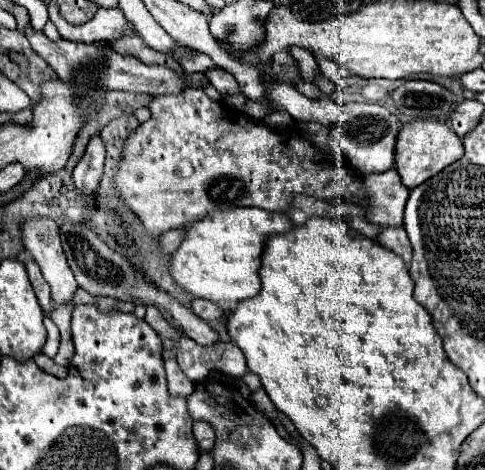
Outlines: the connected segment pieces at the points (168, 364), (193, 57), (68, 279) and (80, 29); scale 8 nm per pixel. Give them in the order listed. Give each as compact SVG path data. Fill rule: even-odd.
M167 358L165 360L165 370L167 370L167 382L169 382L169 392L173 396L189 396L191 392L195 392L195 384L191 380L187 380L187 376L183 374L183 370L179 368L175 358Z
M189 52L189 56L181 56L177 60L187 72L205 72L207 68L215 68L215 62L201 52Z
M31 216L25 222L21 222L21 240L23 240L25 250L31 254L31 258L39 264L39 268L43 272L43 278L51 286L53 308L63 304L63 302L69 302L73 292L75 292L75 288L77 288L77 282L75 282L73 272L67 266L67 260L65 260L65 254L63 254L63 248L61 248L59 226L51 218L35 218L35 216Z
M53 1L46 3L49 19L54 23L61 37L66 40L83 43L103 42L115 38L137 36L135 26L125 18L123 10L97 6L95 18L83 26L72 26L61 16L57 4Z

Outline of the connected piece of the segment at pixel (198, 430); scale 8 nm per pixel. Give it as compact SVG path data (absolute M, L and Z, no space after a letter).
M195 422L193 424L193 434L201 446L201 450L211 450L215 444L215 430L211 428L211 424L207 422Z

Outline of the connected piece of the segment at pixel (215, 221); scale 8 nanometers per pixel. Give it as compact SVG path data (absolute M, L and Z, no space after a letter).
M261 208L209 212L203 220L183 228L185 234L181 246L171 256L169 274L193 298L205 298L215 304L253 298L261 288L259 262L267 236L287 232L291 226L291 220L281 212L267 212Z

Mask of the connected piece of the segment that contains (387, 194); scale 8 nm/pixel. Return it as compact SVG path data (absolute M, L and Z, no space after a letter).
M395 168L381 174L367 174L363 178L365 192L369 194L365 204L359 204L367 220L375 226L401 226L403 210L409 190L401 184Z

